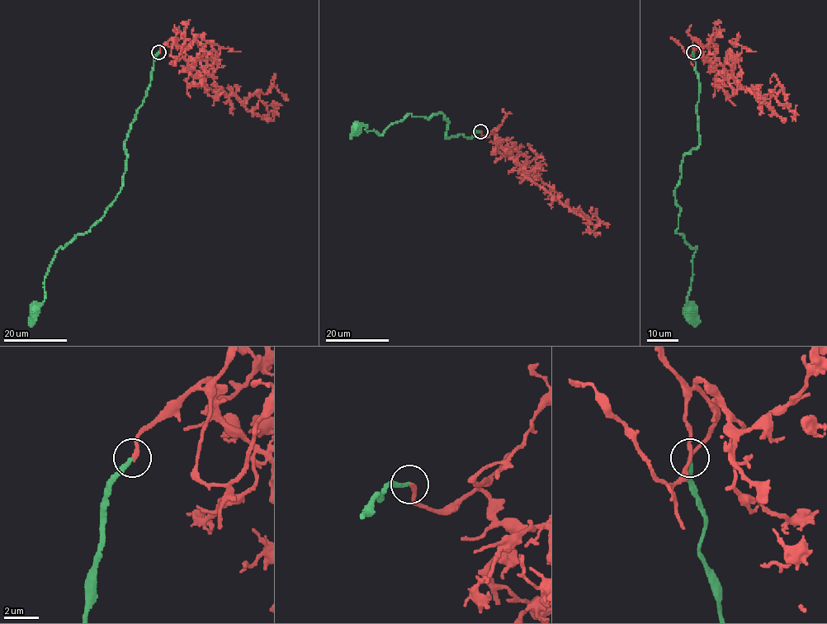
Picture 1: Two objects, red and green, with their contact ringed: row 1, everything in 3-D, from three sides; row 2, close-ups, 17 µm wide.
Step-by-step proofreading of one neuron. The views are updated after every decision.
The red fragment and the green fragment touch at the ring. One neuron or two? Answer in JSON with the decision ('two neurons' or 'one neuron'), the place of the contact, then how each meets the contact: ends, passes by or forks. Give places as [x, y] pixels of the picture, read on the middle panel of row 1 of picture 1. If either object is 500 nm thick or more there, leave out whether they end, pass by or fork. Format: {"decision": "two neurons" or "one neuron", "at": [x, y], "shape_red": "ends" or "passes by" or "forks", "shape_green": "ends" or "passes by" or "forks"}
{"decision": "one neuron", "at": [480, 131], "shape_red": "ends", "shape_green": "ends"}

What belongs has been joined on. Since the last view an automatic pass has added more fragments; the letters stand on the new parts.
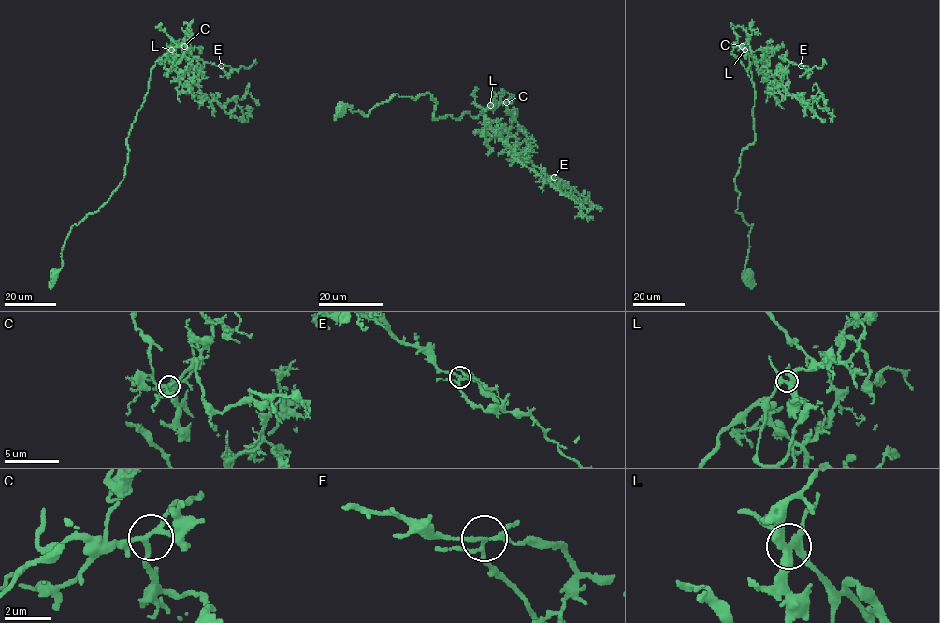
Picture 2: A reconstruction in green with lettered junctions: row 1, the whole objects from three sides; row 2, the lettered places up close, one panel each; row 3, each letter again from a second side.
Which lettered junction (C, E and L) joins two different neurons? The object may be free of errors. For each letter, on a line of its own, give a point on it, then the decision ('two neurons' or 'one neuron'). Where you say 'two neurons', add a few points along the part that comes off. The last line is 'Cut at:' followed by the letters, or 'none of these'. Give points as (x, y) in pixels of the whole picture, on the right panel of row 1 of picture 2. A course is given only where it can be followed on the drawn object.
C: (742, 46) | one neuron
E: (801, 65) | one neuron
L: (744, 50) | one neuron
Cut at: none of these

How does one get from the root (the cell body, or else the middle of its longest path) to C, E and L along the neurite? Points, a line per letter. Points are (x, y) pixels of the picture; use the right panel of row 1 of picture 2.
C: (747, 276), (753, 224), (735, 212), (734, 178), (742, 151), (755, 140), (755, 88), (753, 58), (742, 46)
E: (747, 276), (753, 224), (735, 212), (734, 178), (755, 137), (751, 54), (777, 87), (791, 62), (801, 65)
L: (747, 276), (753, 224), (735, 212), (734, 182), (742, 151), (755, 137), (753, 58), (744, 50)

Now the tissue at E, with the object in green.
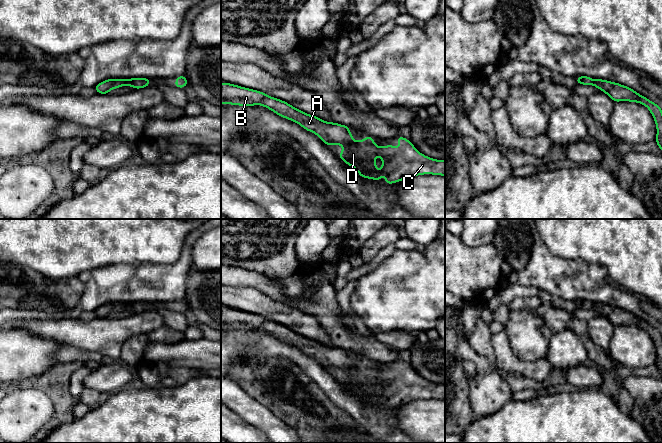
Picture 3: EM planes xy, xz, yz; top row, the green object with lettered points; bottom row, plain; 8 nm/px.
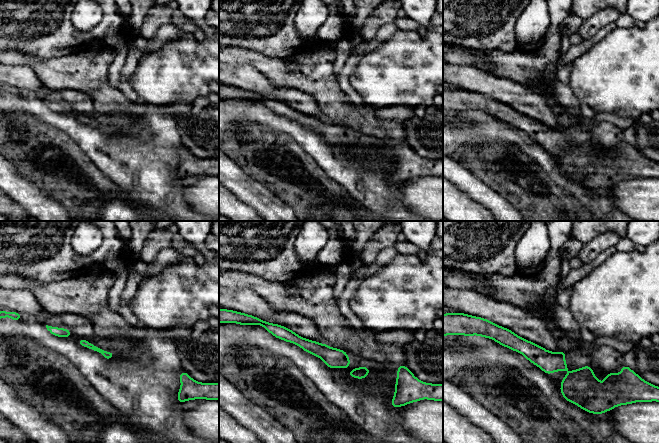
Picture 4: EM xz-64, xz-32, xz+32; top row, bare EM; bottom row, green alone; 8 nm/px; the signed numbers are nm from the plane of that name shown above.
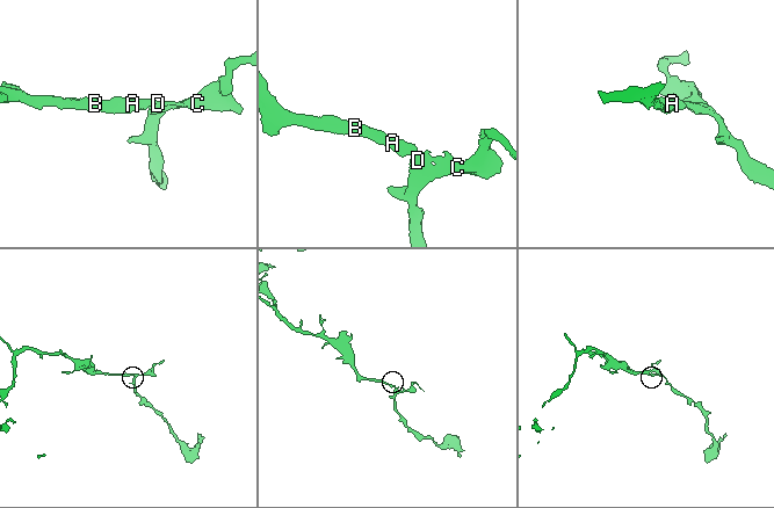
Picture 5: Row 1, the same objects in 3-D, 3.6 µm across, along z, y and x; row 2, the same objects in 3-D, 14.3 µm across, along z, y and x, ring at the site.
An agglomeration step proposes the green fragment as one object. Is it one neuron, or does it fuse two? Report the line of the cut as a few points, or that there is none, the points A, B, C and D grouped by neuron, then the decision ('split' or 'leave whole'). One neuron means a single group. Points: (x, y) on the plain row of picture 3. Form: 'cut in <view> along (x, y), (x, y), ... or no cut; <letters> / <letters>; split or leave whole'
no cut; A B C D; leave whole

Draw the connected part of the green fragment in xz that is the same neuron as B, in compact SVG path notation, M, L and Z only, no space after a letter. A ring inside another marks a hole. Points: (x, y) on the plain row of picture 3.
M226 306L221 307L221 328L240 329L243 332L245 329L264 330L316 358L327 370L342 369L339 382L353 391L362 402L379 405L383 396L386 408L393 408L423 398L445 400L445 384L435 384L423 379L410 364L402 360L397 361L398 374L394 369L375 369L371 360L354 366L349 350L326 346L261 315ZM376 380L383 383L381 395L376 391Z

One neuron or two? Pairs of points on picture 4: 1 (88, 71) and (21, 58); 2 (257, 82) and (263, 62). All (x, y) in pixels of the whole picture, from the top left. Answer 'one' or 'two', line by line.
1: one
2: two

